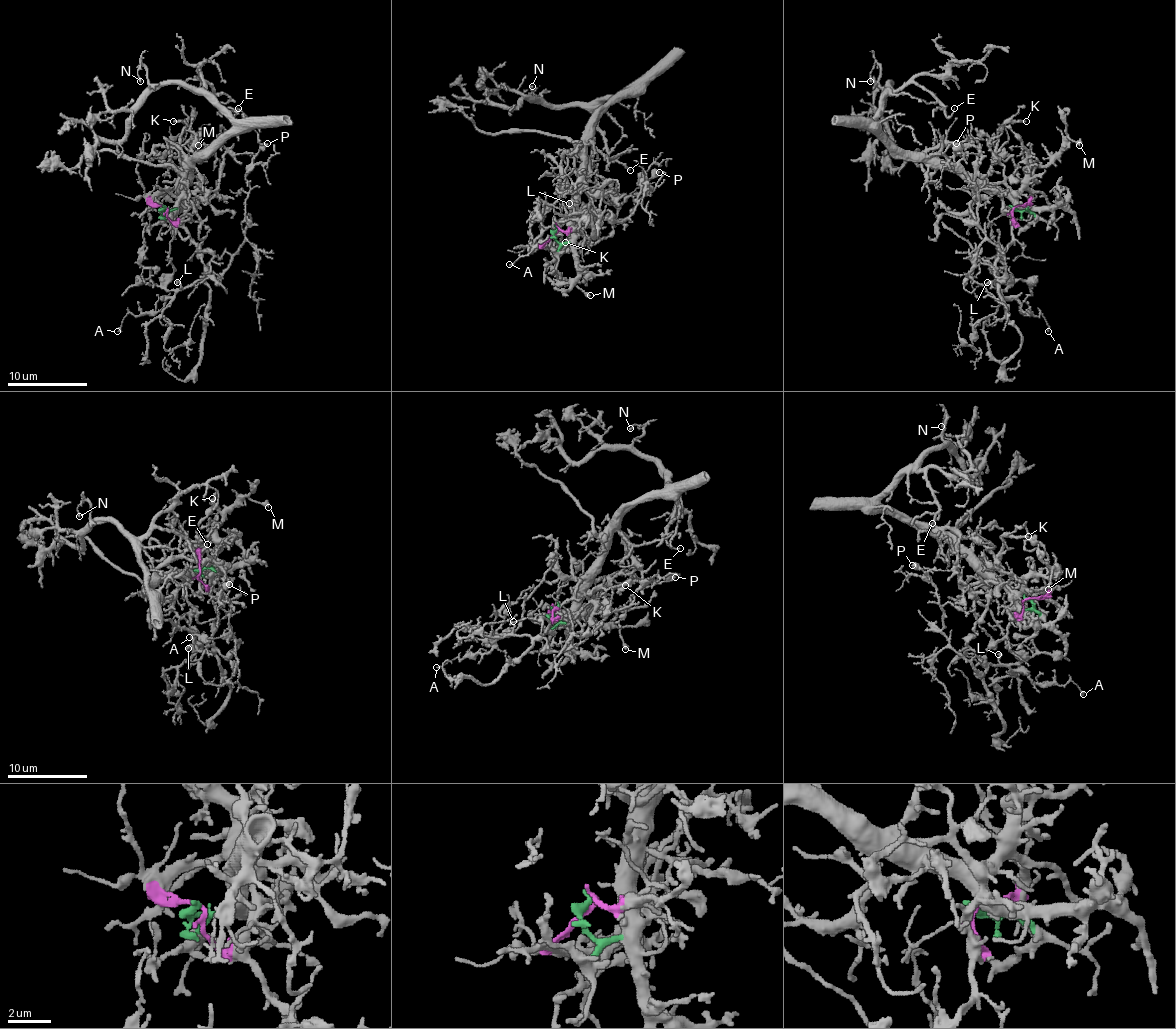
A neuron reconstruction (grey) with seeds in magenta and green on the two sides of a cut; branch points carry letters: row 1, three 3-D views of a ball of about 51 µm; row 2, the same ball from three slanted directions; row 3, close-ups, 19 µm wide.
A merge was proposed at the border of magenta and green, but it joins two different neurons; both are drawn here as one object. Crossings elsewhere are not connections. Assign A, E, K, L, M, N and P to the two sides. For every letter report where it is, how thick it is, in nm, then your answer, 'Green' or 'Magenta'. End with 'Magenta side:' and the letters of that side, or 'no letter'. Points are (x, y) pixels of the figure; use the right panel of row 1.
A: Place: (1048, 331). Thickness 140 nm. Magenta
E: Place: (954, 108). Thickness 120 nm. Green
K: Place: (1026, 121). Thickness 200 nm. Green
L: Place: (987, 282). Thickness 170 nm. Magenta
M: Place: (1079, 145). Thickness 360 nm. Green
N: Place: (870, 81). Thickness 150 nm. Green
P: Place: (956, 143). Thickness 480 nm. Magenta
Magenta side: A, L, P

